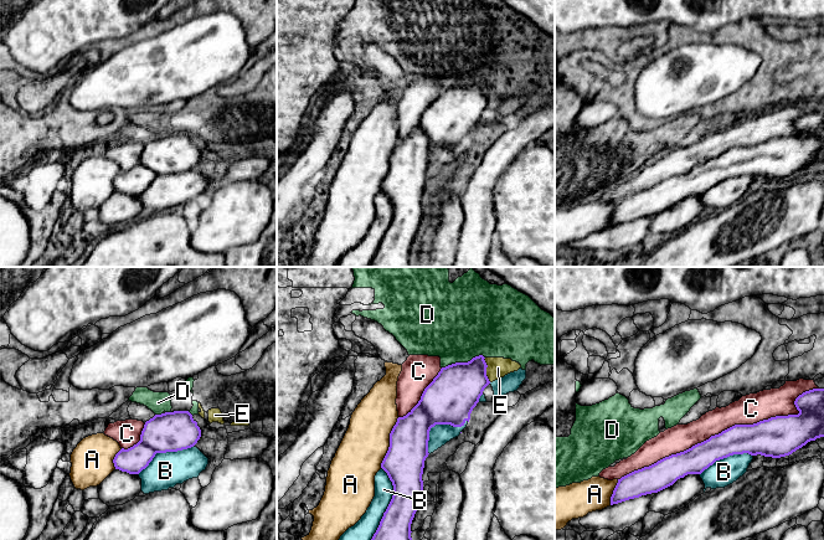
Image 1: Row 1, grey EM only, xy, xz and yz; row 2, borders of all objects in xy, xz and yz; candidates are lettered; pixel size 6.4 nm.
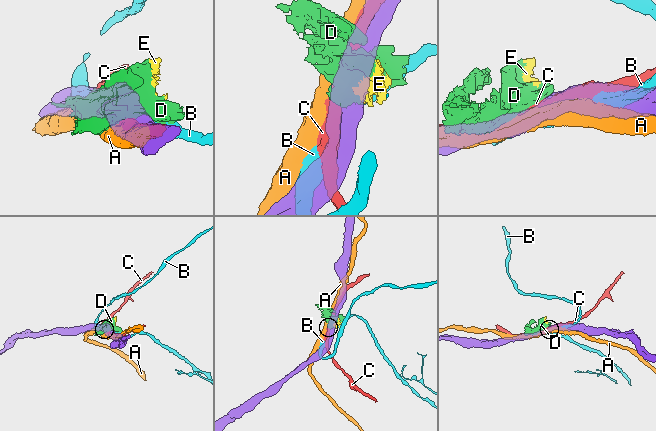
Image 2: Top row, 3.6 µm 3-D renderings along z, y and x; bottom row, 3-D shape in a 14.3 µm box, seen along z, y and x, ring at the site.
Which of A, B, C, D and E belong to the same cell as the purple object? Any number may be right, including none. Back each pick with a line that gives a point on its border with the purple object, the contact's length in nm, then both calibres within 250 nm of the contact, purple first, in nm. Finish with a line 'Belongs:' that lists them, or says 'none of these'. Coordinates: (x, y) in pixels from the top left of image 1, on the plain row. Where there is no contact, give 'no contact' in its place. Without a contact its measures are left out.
Belongs: none of these

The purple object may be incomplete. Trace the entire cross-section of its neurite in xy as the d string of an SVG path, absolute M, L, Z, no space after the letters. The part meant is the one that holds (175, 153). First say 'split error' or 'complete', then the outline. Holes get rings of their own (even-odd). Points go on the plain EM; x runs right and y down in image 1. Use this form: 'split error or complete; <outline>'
complete; M189 133L155 137L145 144L140 163L133 169L122 170L114 179L115 191L139 196L156 175L177 174L194 169L201 151Z

